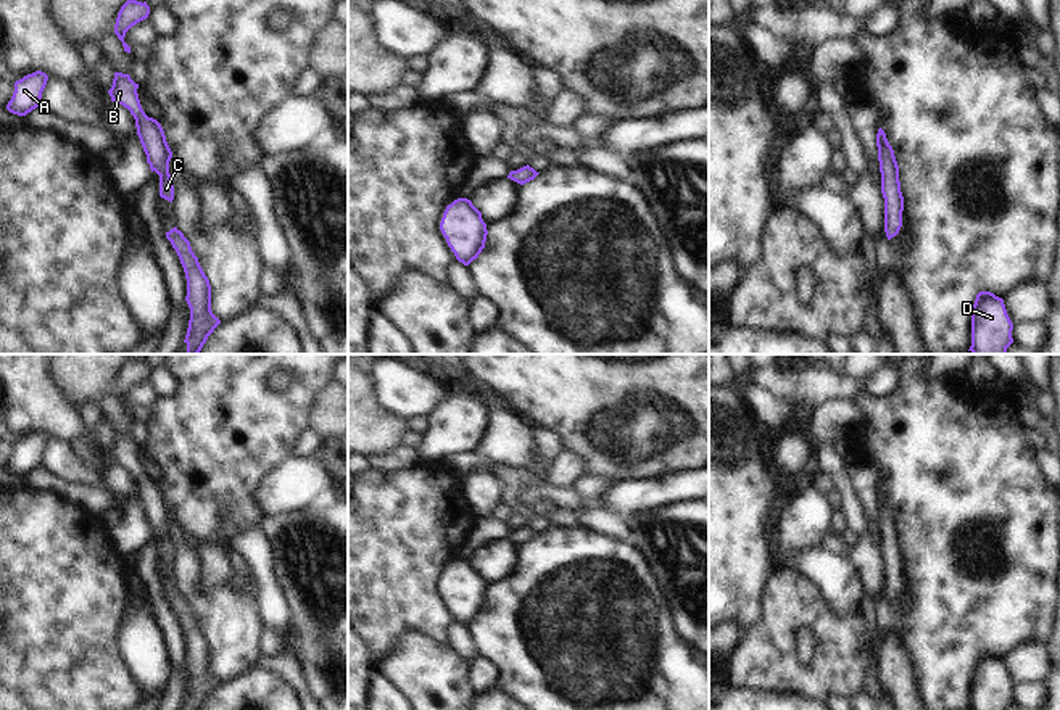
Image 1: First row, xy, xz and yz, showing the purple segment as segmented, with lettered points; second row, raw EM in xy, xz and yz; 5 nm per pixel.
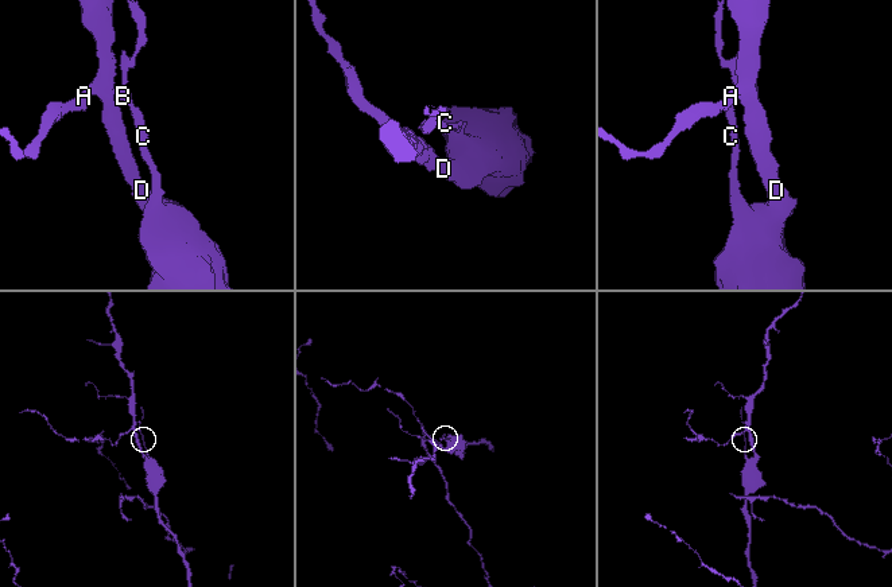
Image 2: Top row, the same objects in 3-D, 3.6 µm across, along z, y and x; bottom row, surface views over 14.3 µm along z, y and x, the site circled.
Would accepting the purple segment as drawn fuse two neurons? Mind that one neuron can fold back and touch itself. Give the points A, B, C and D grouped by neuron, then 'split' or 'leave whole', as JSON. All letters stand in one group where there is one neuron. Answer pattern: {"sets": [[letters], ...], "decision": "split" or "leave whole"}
{"sets": [["A", "B", "C", "D"]], "decision": "leave whole"}

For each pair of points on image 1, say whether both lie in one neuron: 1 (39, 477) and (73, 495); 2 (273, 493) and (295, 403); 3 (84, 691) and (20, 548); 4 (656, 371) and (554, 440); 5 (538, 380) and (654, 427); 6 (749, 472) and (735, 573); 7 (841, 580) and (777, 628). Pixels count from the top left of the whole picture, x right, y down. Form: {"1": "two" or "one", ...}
{"1": "one", "2": "two", "3": "one", "4": "two", "5": "one", "6": "one", "7": "two"}

